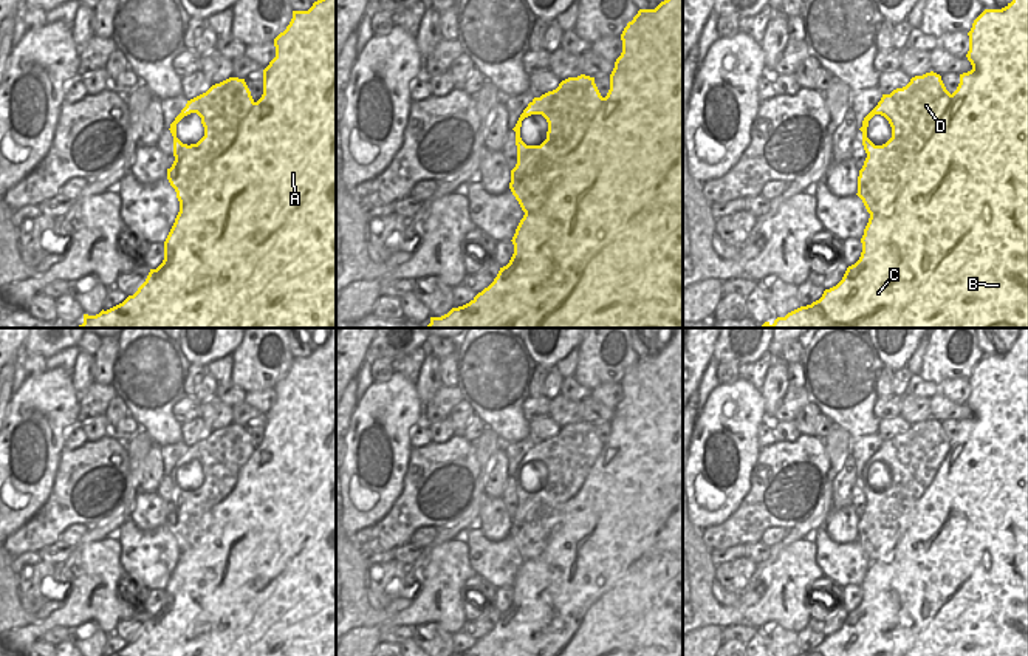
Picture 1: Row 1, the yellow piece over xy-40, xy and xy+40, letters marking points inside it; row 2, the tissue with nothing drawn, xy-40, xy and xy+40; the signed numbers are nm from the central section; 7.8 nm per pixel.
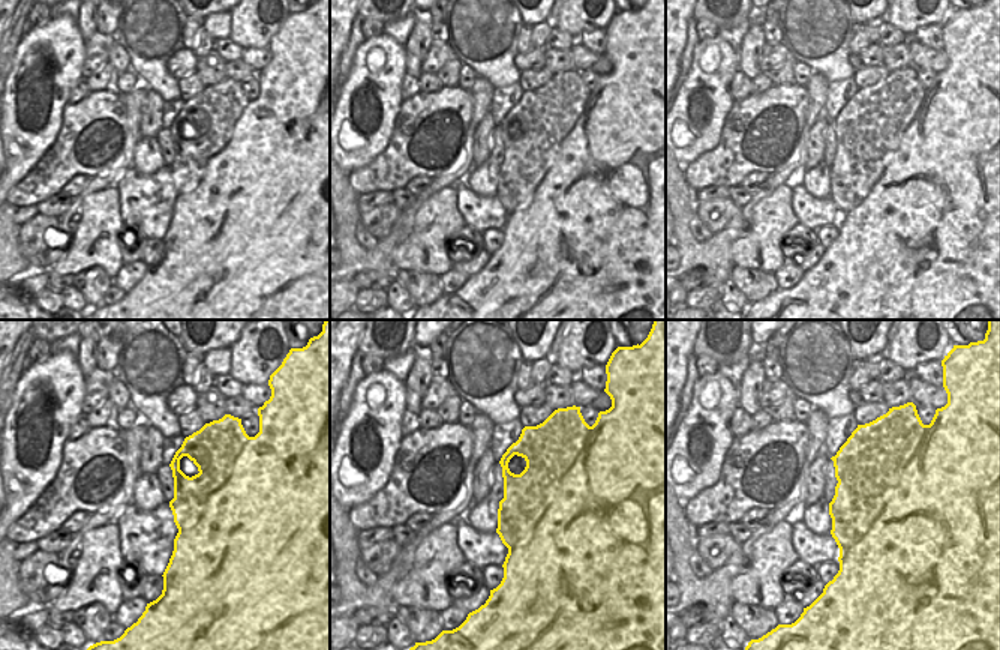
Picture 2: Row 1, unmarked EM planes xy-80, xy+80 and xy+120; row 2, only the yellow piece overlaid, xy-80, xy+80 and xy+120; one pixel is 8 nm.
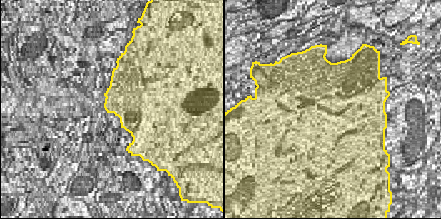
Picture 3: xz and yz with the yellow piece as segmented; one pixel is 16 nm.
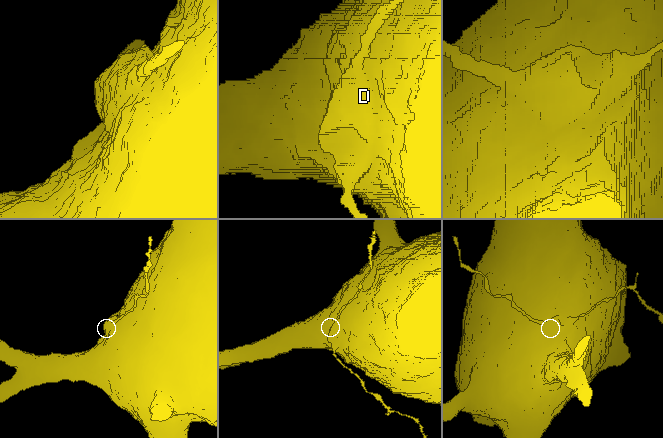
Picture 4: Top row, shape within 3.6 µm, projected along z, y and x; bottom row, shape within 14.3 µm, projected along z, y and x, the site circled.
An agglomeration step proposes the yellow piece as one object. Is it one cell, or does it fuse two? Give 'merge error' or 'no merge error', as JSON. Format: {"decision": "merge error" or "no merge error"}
{"decision": "merge error"}

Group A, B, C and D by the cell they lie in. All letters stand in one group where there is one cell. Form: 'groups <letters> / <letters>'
groups A B C / D

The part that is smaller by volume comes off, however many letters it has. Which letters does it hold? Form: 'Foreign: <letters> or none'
Foreign: D

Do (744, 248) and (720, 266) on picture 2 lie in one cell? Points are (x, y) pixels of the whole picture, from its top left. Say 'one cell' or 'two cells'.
two cells

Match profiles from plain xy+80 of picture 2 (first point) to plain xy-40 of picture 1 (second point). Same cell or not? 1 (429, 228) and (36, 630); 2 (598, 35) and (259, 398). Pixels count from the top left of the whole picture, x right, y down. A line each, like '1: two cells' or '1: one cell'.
1: one cell
2: one cell

